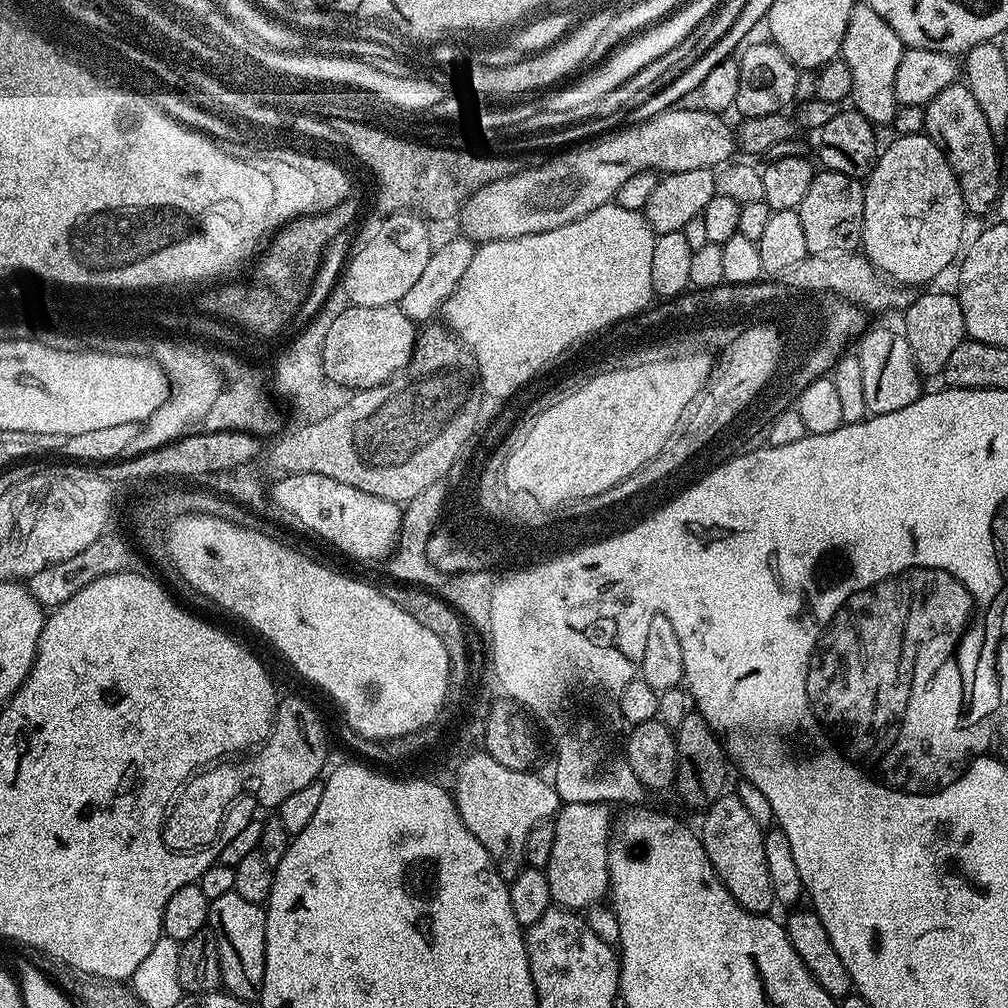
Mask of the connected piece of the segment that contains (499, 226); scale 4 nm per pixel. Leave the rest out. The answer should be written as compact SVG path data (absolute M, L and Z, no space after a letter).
M679 106L669 108L667 112L650 118L644 124L633 124L597 136L587 142L578 143L567 150L549 155L545 164L536 164L533 168L521 167L520 171L501 180L482 186L473 196L468 197L458 213L458 221L464 227L463 235L473 242L522 238L530 234L542 234L546 230L558 230L570 222L578 222L590 210L615 201L618 190L626 178L634 178L639 172L655 170L660 174L681 172L682 170L719 169L737 155L738 145L733 129L728 129L723 115L702 110L686 110Z

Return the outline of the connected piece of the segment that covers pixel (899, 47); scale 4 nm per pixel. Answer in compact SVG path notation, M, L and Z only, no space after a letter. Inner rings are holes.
M858 2L852 11L850 22L846 26L846 34L842 38L840 56L850 66L850 74L854 78L850 97L855 111L858 111L874 126L891 125L898 107L894 92L894 78L898 74L898 66L904 57L906 45L890 30L886 18L881 18L875 10L870 10L866 2Z

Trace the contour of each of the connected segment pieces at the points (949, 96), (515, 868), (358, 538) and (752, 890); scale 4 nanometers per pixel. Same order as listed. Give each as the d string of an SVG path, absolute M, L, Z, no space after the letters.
M964 82L946 86L929 104L923 105L924 132L942 150L948 165L956 171L964 206L969 213L988 212L1000 199L1000 156L996 153L997 137L987 125L986 117Z
M484 750L461 759L457 770L454 799L458 814L462 822L466 822L466 830L482 842L500 875L509 882L525 867L524 851L530 830L534 830L538 822L553 819L562 803L551 783L535 774L532 770L510 770Z
M284 474L270 488L270 500L304 528L333 544L340 552L356 560L383 561L397 547L401 532L401 505L386 498L374 498L366 490L354 490L346 482L334 482L326 474Z
M734 794L719 796L703 816L704 825L698 828L698 835L718 878L726 886L734 902L738 902L738 906L748 912L771 913L771 908L776 904L776 895L770 882L770 870L766 866L765 829L754 822L746 806L742 806L742 802Z

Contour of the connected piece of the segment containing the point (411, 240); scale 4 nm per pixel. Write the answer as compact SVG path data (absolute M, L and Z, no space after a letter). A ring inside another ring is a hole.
M405 210L385 215L383 219L384 225L353 254L344 272L342 292L358 306L399 304L403 295L421 277L434 251L425 217Z

